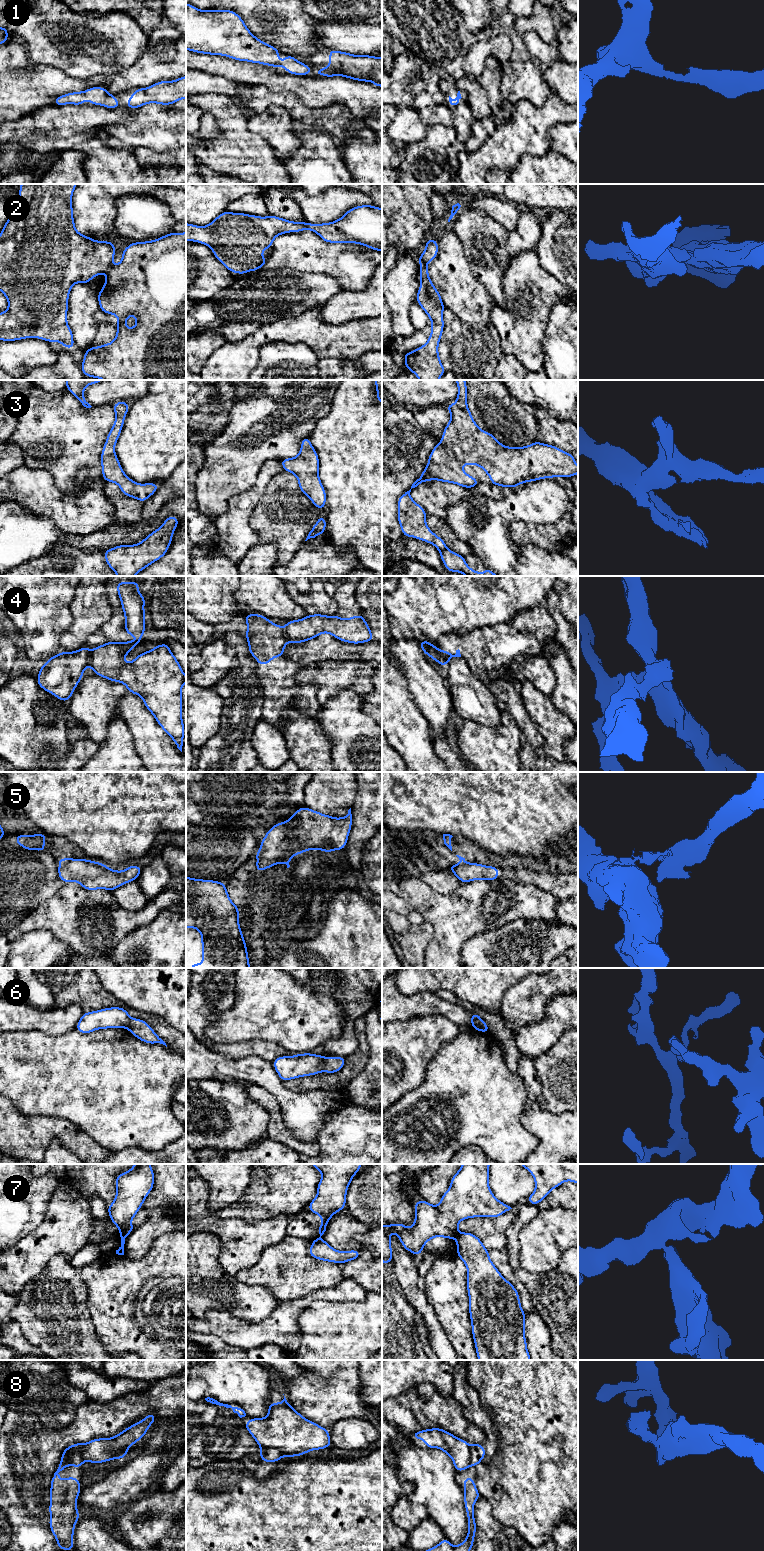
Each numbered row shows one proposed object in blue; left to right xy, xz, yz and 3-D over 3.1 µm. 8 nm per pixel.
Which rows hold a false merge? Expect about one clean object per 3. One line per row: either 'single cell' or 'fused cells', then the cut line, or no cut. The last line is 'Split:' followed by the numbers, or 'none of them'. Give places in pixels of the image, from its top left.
1: single cell | no cut
2: fused cells | xy (111, 266), (105, 272)
3: single cell | no cut
4: fused cells | yz (437, 650), (445, 667)
5: fused cells | xy (71, 859), (59, 866)
6: fused cells | xz (325, 1058), (325, 1066), (322, 1070)
7: fused cells | xy (121, 1235), (125, 1236)
8: fused cells | xz (261, 1447), (276, 1447), (284, 1455)
Split: 2, 4, 5, 6, 7, 8

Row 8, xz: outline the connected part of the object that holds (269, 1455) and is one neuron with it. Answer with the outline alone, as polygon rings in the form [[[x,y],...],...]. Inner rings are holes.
[[[261,1448],[259,1452],[262,1462],[278,1462],[282,1457],[283,1453],[278,1448]]]

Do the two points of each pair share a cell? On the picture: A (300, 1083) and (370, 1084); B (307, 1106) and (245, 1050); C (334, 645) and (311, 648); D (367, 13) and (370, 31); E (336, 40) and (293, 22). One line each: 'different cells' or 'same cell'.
A: different cells
B: different cells
C: same cell
D: different cells
E: different cells

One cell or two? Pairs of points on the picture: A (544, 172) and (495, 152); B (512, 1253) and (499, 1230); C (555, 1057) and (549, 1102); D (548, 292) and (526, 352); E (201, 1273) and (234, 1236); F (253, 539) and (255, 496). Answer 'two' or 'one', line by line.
A: two
B: two
C: one
D: one
E: two
F: one

